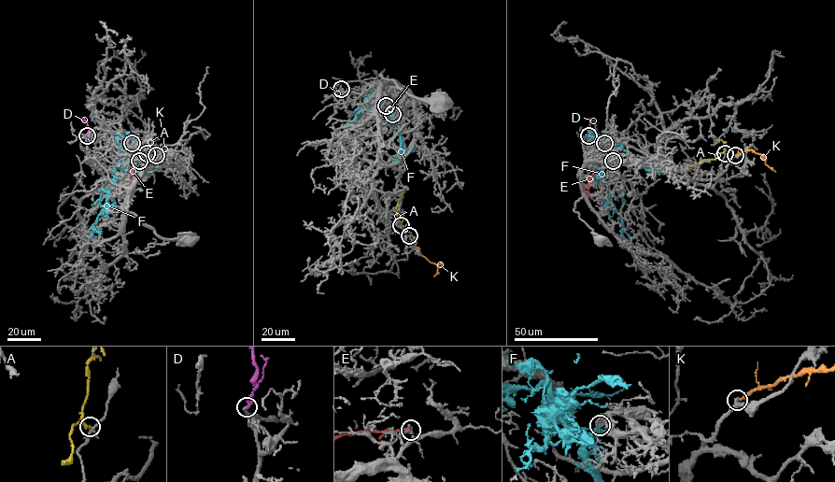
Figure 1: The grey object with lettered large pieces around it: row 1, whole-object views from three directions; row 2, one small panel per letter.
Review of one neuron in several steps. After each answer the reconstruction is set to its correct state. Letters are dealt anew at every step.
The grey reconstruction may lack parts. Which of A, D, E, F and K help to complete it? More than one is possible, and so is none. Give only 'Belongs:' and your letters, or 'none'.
Belongs: D

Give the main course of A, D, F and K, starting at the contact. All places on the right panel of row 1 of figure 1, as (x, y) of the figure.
A: (725, 153), (690, 166)
D: (588, 135), (589, 121), (594, 120)
F: (604, 143), (611, 158), (603, 164), (603, 179), (629, 238)
K: (735, 155), (753, 150), (761, 154), (766, 163), (775, 171)

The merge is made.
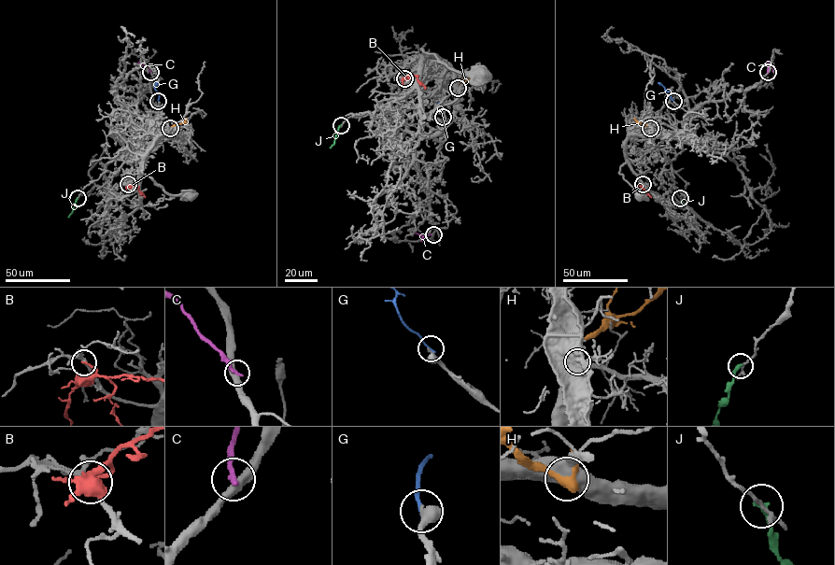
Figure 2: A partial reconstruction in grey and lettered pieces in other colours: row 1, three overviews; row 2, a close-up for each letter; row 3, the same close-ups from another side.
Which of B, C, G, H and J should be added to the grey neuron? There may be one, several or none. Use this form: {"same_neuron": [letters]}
{"same_neuron": []}

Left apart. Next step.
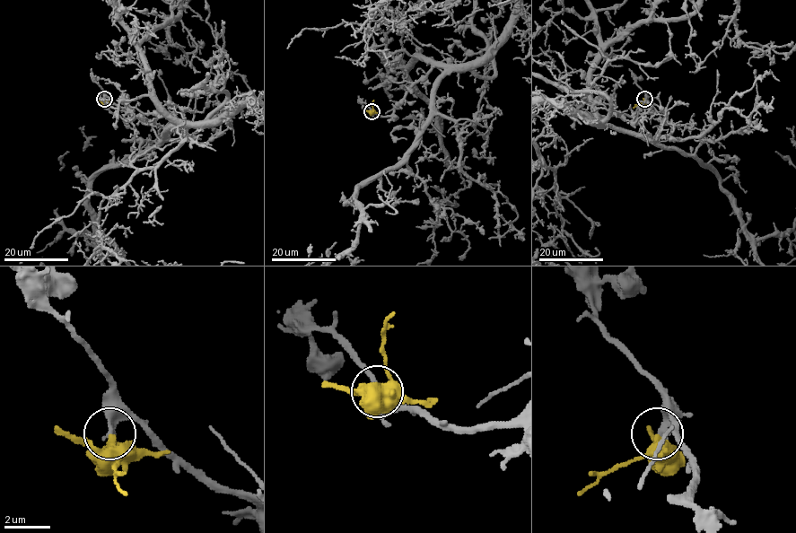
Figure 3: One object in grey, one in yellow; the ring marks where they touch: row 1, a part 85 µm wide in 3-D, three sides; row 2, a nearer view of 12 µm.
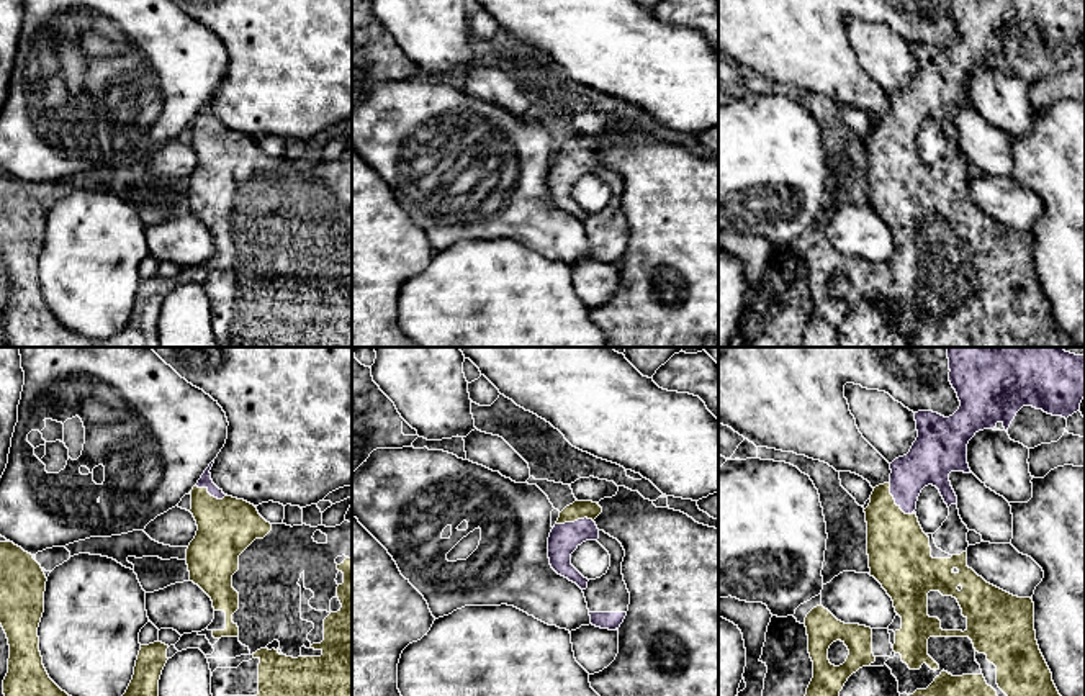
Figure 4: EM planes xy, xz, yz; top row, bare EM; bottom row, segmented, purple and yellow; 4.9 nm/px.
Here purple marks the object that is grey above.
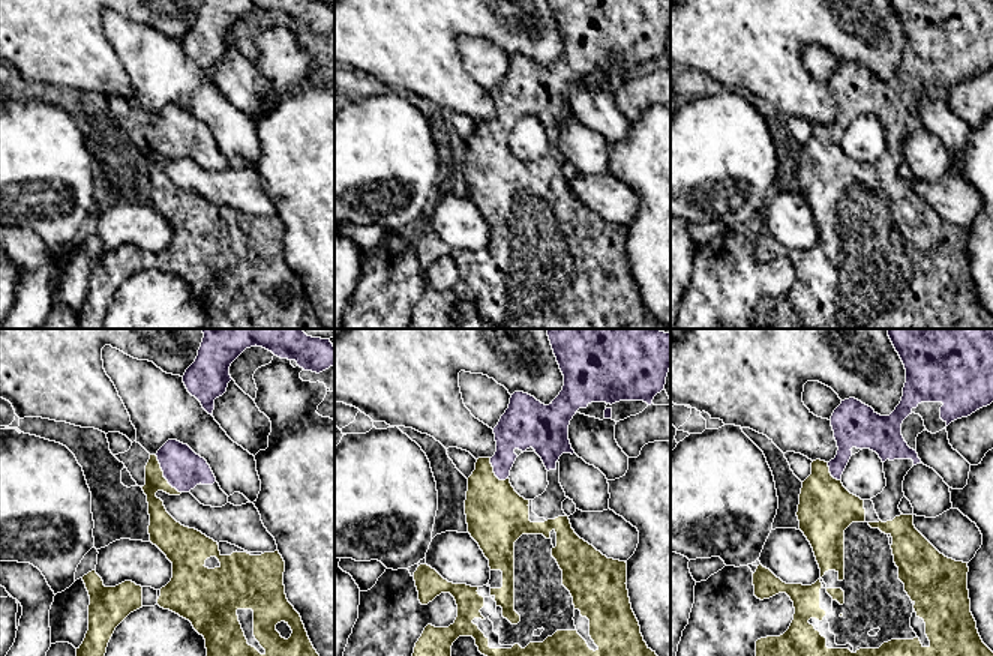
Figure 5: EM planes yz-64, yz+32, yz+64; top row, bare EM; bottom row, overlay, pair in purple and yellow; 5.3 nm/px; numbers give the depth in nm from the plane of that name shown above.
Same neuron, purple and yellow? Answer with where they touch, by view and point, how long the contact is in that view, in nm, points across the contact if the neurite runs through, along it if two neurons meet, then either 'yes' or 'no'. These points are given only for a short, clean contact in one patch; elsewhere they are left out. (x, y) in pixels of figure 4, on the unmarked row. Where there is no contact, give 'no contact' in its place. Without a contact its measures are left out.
meets purple in yz at (895, 136); contact 220 nm long; runs through yz (927, 97), (905, 118), (895, 136), (895, 174), (899, 184); yes

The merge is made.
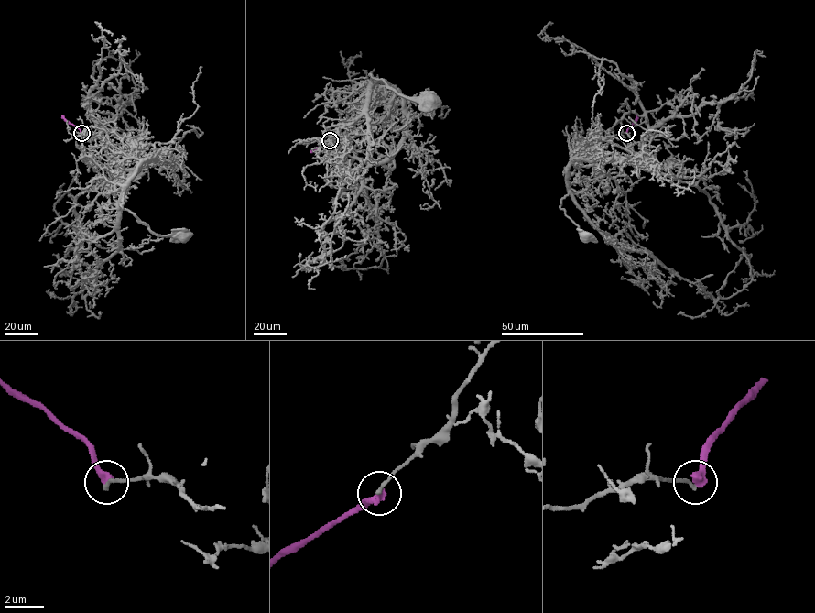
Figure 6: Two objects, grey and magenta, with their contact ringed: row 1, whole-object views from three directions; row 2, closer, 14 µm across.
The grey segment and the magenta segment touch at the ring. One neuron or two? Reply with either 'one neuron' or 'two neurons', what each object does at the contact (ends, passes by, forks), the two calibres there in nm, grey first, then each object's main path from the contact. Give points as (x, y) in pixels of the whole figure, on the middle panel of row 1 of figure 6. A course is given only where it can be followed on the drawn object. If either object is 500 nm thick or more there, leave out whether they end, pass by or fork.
two neurons | grey ends | magenta ends | 180/400 nm | grey via (330, 140), (382, 103), (403, 99), (389, 84), (373, 82), (371, 74), (405, 96), (432, 98) | magenta via (330, 140), (311, 152)

